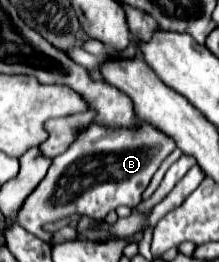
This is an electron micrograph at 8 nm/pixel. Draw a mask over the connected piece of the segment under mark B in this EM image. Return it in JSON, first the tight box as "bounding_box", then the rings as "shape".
{"bounding_box":[18,122,176,234],"shape":[[[142,122],[136,132],[90,126],[64,154],[52,160],[46,178],[26,198],[22,210],[18,212],[18,224],[28,232],[38,234],[44,224],[56,222],[74,212],[104,220],[108,212],[122,204],[136,208],[150,178],[174,148],[176,144],[172,138],[164,136],[146,122]]]}

